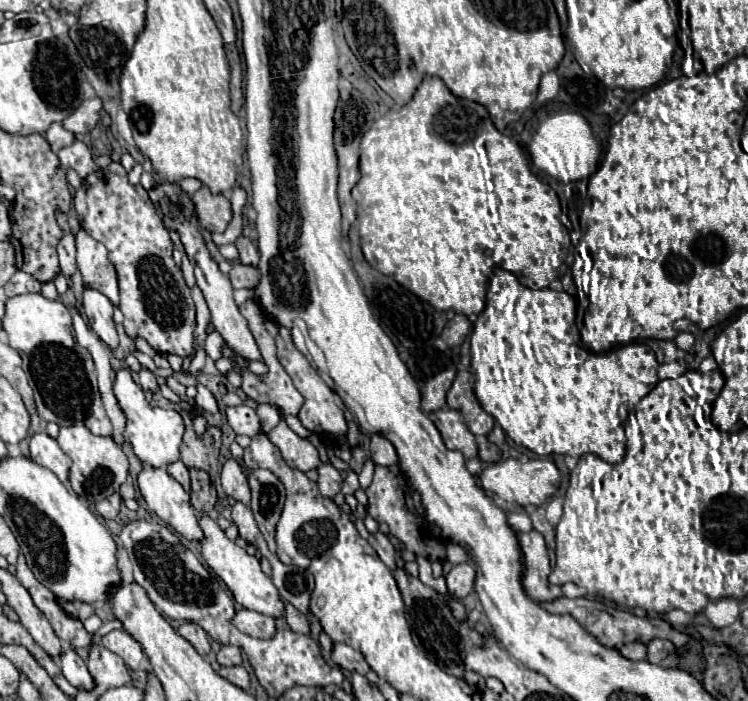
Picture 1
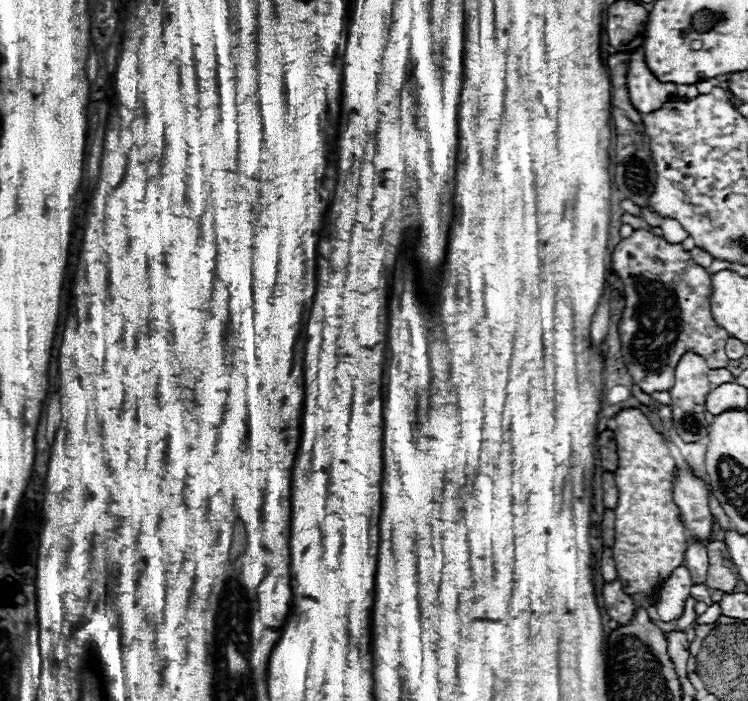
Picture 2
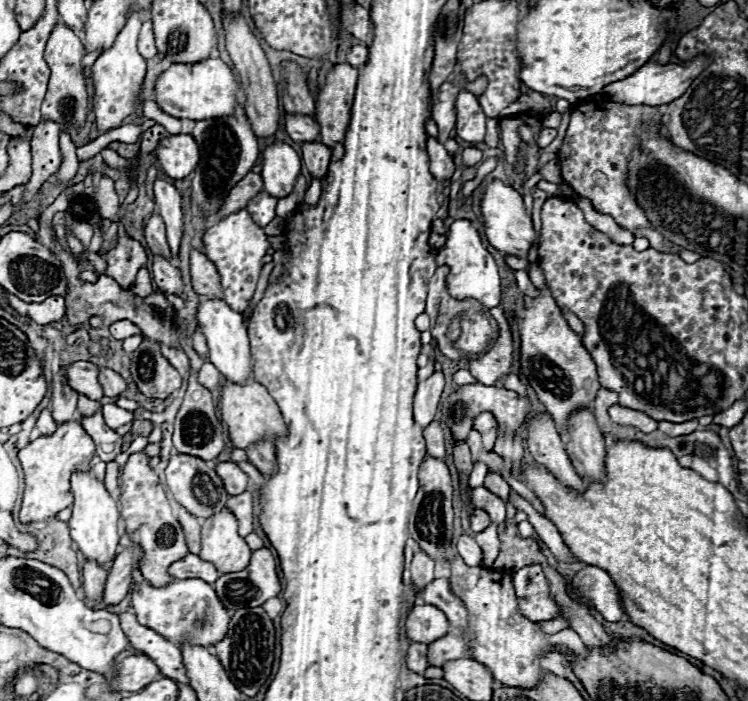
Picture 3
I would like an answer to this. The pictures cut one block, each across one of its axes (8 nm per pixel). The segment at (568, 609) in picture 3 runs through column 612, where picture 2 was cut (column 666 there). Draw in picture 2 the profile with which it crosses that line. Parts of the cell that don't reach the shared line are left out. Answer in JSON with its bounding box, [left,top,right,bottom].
[666,632,690,678]

